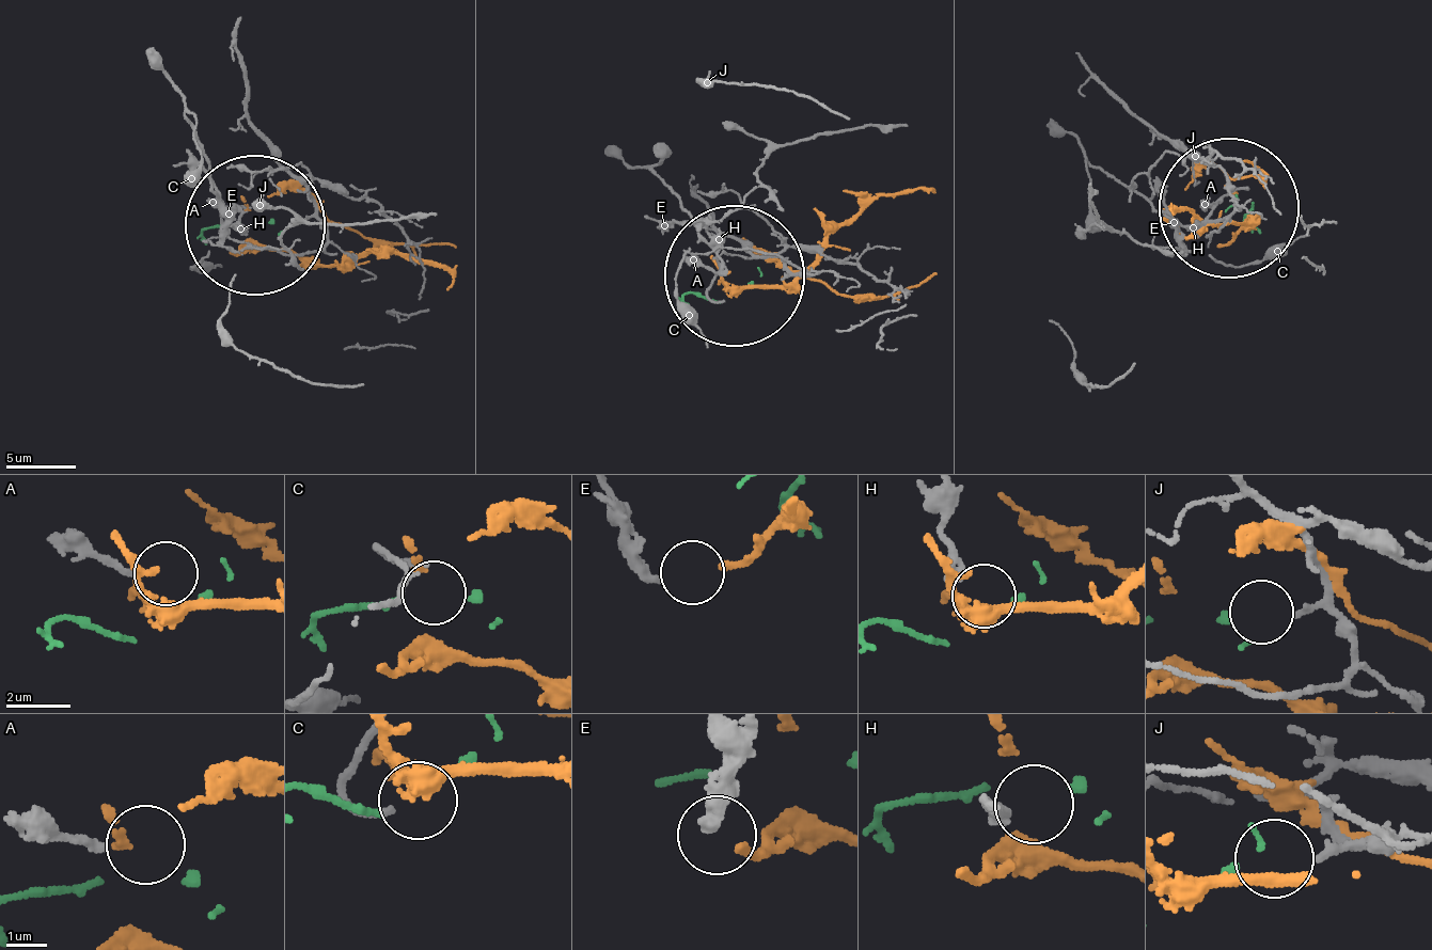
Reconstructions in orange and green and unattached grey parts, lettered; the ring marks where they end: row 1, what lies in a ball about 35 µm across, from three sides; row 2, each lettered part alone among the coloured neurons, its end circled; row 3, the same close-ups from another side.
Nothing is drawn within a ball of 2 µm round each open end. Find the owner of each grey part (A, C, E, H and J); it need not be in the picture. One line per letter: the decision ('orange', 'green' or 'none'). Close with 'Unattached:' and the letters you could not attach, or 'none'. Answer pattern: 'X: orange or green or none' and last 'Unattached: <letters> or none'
A: none
C: none
E: orange
H: none
J: green
Unattached: A, C, H

